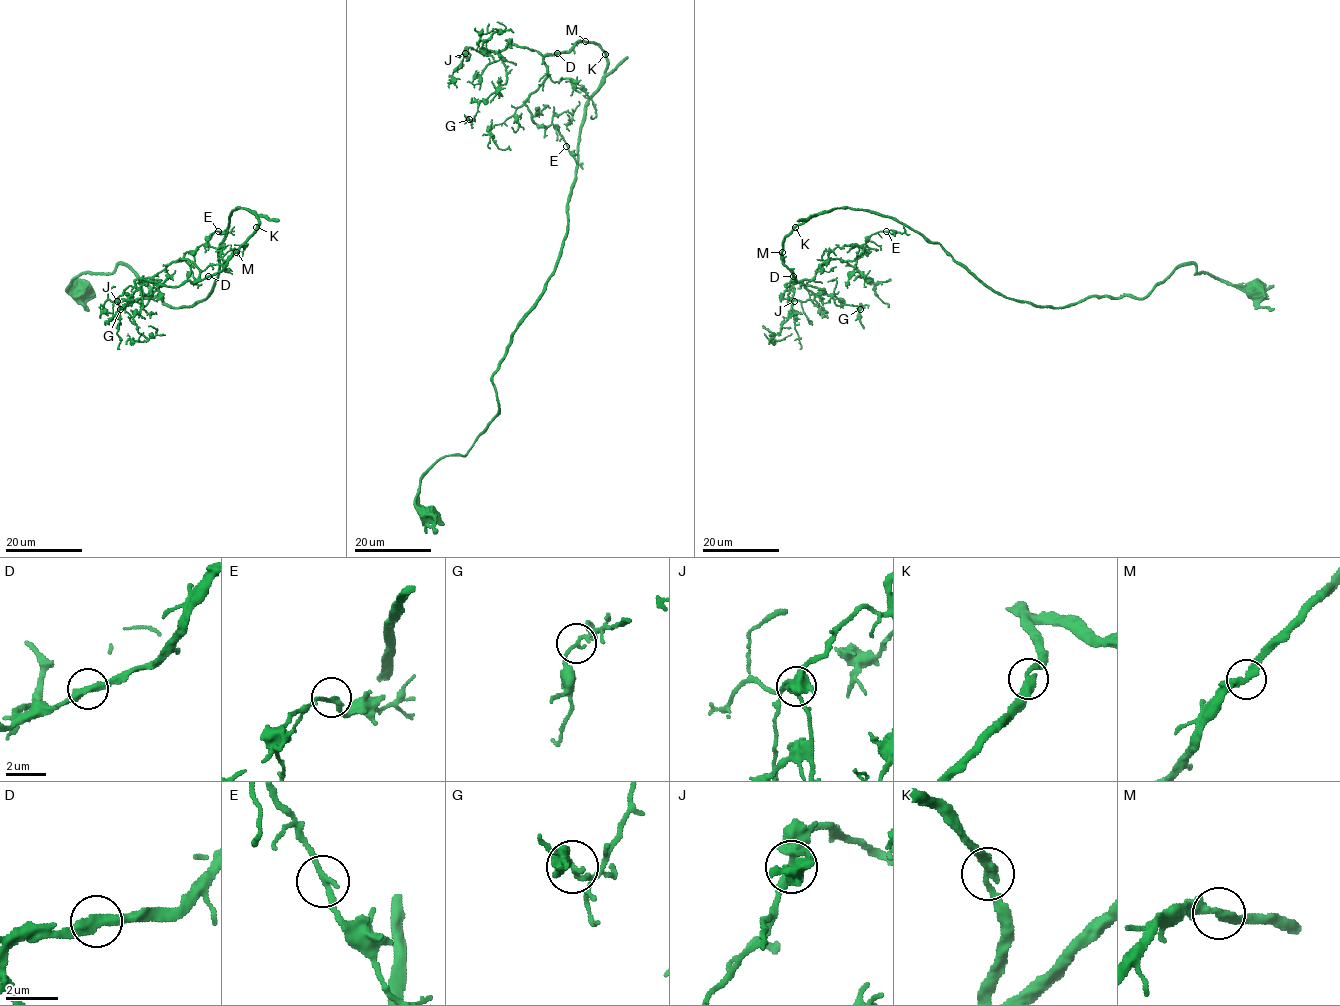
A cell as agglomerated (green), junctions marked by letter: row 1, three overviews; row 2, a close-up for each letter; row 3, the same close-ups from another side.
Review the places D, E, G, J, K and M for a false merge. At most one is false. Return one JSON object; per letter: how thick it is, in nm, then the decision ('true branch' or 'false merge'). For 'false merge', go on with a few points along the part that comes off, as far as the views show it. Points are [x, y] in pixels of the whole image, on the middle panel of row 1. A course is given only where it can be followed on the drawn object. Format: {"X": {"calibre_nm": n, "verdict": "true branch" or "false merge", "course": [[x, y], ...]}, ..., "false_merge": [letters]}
{"D": {"calibre_nm": 380, "verdict": "true branch"}, "E": {"calibre_nm": 200, "verdict": "true branch"}, "G": {"calibre_nm": 200, "verdict": "true branch"}, "J": {"calibre_nm": 320, "verdict": "true branch"}, "K": {"calibre_nm": 320, "verdict": "true branch"}, "M": {"calibre_nm": 300, "verdict": "true branch"}, "false_merge": []}

